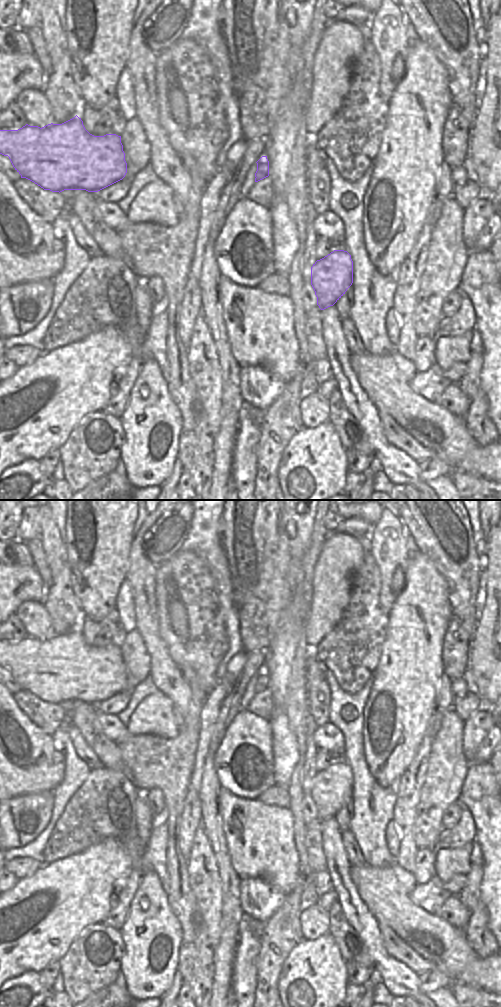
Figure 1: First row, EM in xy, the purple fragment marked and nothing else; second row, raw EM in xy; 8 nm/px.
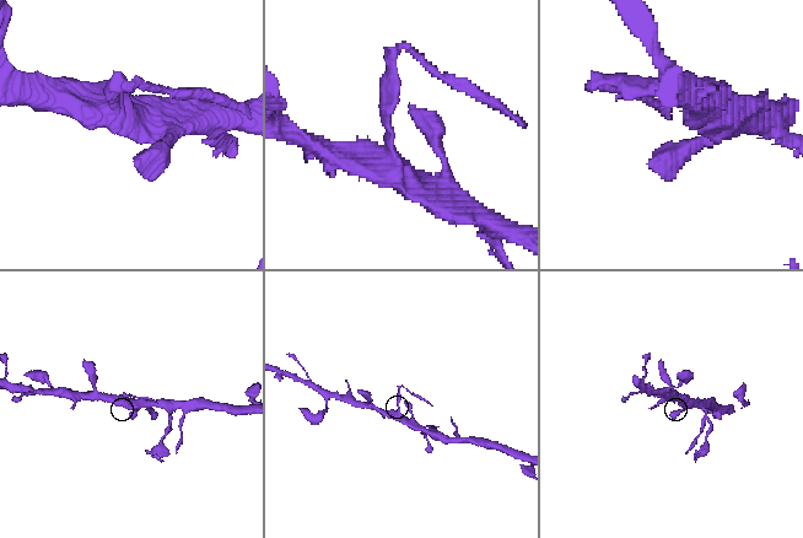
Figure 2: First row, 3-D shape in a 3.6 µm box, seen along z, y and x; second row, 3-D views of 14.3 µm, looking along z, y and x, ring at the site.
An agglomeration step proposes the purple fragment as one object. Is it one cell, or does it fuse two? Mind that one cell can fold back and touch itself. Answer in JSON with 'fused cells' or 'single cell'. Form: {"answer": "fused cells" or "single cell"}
{"answer": "fused cells"}

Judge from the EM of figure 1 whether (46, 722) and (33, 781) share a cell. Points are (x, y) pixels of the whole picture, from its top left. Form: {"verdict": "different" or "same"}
{"verdict": "different"}

